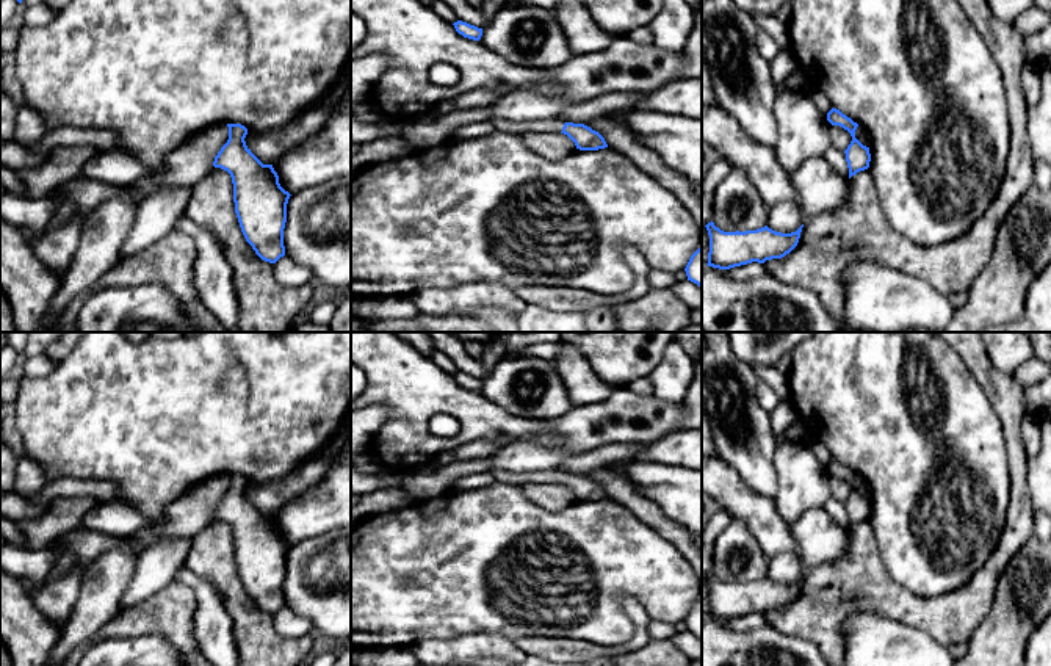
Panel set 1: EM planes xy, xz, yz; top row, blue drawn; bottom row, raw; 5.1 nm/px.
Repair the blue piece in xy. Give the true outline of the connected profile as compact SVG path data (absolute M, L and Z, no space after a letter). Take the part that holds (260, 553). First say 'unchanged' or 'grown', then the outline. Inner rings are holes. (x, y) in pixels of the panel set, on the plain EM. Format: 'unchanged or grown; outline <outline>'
unchanged; outline M227 478L229 490L213 517L232 528L235 564L246 592L262 611L276 614L285 606L284 580L291 545L280 538L273 516L263 516L246 497L247 480Z

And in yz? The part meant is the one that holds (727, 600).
unchanged; outline M713 572L705 578L710 586L706 616L730 621L752 613L764 614L785 608L797 597L804 575L791 585L775 583L767 577L757 581L724 583Z

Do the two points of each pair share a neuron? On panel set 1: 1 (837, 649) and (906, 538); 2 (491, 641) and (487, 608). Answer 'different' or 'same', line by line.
1: different
2: different

